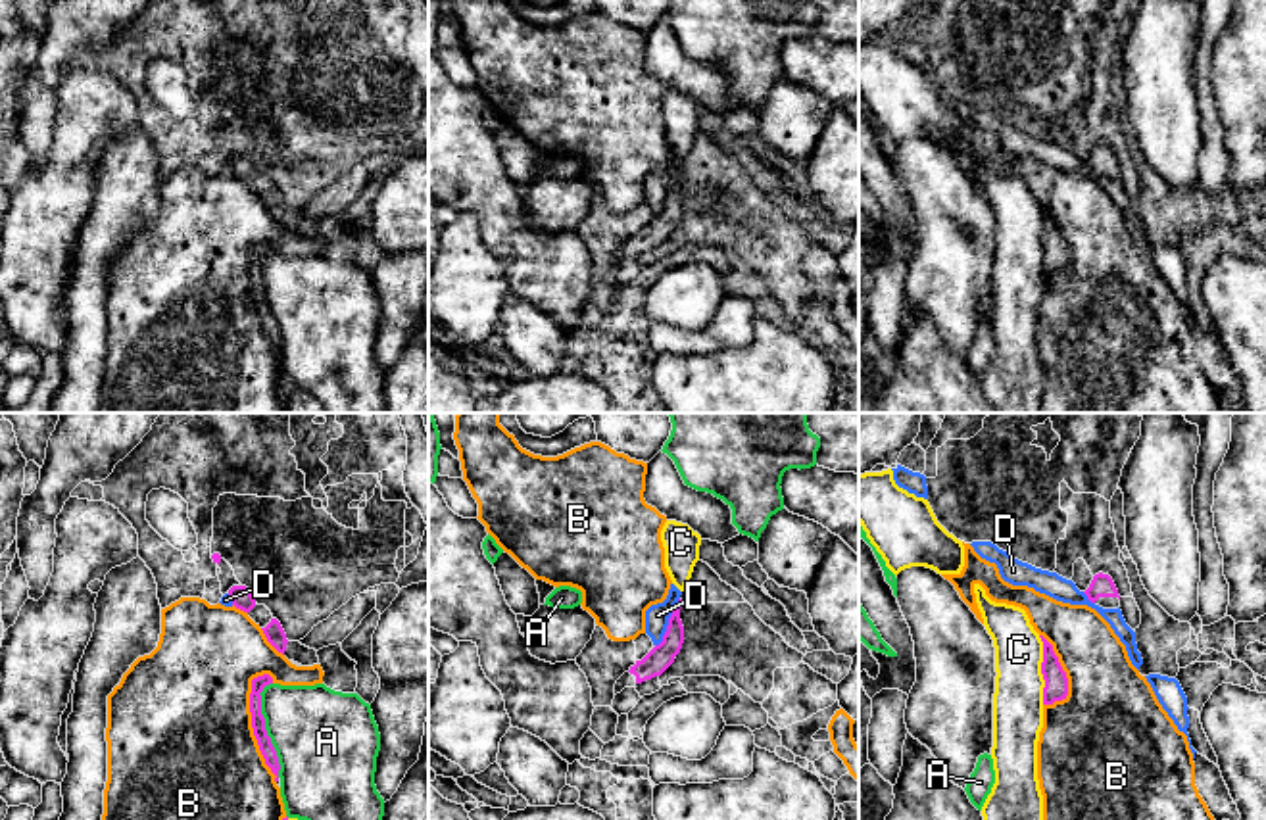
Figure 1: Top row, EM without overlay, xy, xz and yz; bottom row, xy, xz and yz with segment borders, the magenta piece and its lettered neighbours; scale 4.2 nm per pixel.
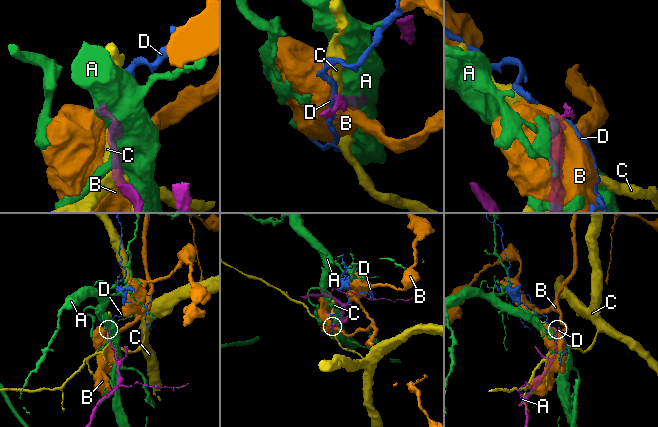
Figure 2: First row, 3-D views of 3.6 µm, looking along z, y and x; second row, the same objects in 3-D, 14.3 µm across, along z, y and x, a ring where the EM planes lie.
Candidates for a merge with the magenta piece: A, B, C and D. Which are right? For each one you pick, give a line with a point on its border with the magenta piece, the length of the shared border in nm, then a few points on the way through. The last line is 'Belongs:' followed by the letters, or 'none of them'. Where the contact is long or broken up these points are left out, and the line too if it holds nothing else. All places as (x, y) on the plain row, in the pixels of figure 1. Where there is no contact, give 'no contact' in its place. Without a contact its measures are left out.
Belongs: none of them

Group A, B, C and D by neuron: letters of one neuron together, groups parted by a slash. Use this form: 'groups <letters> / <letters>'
groups A / B / C / D

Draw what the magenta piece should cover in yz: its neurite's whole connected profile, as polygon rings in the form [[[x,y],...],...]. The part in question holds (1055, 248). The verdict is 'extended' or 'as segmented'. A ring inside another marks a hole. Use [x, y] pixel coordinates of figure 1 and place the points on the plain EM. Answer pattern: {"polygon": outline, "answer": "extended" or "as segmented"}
{"polygon": [[[1043,205],[1039,207],[1043,211],[1043,232],[1041,232],[1041,244],[1045,250],[1043,275],[1053,275],[1055,271],[1066,269],[1068,248],[1059,232],[1059,227],[1053,221],[1053,215]]], "answer": "as segmented"}

